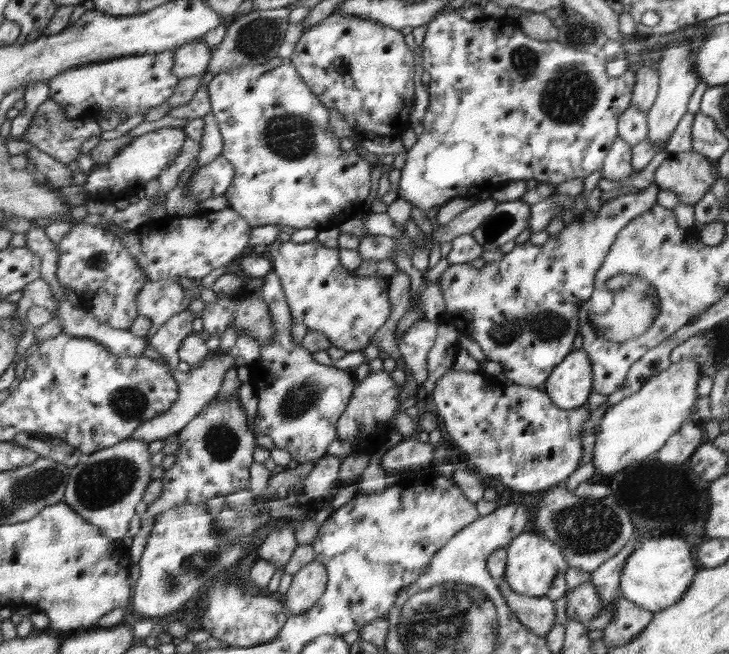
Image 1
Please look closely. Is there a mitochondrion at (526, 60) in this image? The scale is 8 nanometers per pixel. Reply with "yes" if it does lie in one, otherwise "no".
yes

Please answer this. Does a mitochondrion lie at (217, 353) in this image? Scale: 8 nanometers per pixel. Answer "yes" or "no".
no

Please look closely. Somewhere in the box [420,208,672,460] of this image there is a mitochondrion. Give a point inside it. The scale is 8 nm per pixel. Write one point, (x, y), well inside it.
(632, 304)

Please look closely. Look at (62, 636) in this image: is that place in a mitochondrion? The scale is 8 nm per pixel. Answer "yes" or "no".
no

